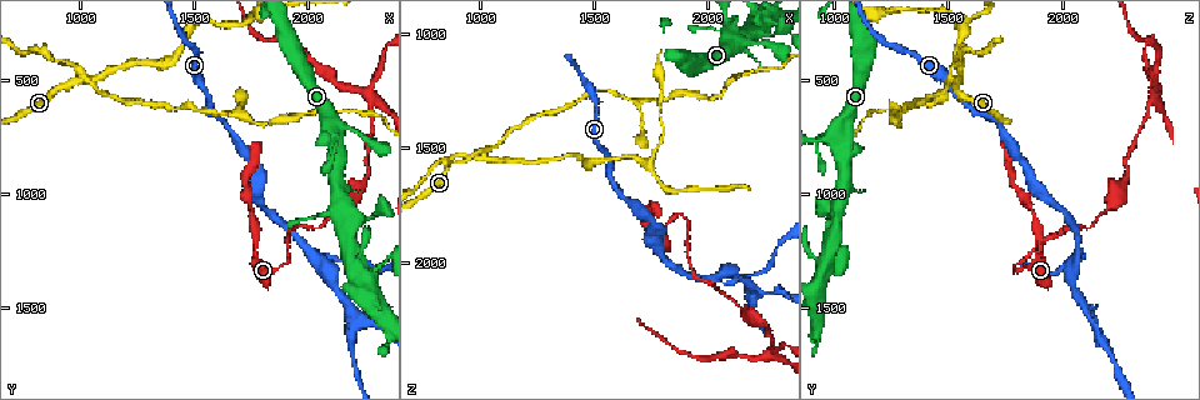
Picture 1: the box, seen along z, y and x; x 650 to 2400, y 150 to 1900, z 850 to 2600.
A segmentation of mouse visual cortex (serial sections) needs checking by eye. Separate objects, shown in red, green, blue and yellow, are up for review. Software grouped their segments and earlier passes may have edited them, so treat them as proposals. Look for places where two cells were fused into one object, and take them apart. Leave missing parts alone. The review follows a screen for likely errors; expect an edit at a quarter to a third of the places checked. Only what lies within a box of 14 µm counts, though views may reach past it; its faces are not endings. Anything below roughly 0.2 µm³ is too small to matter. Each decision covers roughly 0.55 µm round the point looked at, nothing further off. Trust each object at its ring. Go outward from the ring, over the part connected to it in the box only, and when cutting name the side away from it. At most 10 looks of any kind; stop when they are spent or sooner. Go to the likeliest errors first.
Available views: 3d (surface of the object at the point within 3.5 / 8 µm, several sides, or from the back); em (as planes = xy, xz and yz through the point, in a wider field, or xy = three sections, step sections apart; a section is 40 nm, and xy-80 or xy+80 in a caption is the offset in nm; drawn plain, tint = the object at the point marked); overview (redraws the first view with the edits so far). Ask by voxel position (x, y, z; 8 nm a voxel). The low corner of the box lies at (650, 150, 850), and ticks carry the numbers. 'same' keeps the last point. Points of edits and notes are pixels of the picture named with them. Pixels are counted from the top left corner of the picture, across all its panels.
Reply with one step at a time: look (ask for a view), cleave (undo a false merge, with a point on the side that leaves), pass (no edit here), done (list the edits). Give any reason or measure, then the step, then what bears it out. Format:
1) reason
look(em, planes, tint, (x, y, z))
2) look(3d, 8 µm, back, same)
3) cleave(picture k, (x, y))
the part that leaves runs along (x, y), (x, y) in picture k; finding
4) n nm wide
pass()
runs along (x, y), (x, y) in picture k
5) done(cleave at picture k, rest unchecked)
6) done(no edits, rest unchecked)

abrupt turn
look(3d, 3.5 µm, (1020, 500, 1530))

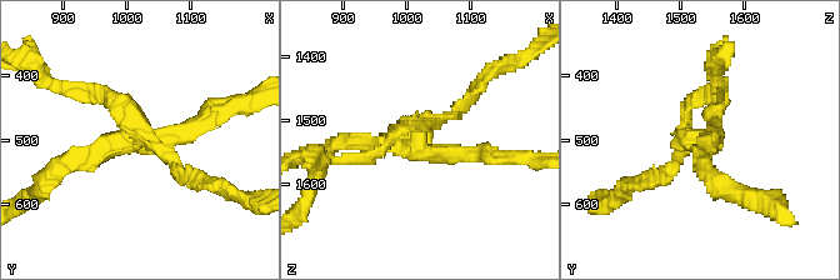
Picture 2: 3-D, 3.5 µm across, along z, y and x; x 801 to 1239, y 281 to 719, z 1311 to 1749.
4 arms; arms of 150, 150, 200, 200 nm
look(em, planes, tint, (1010, 510, 1545))

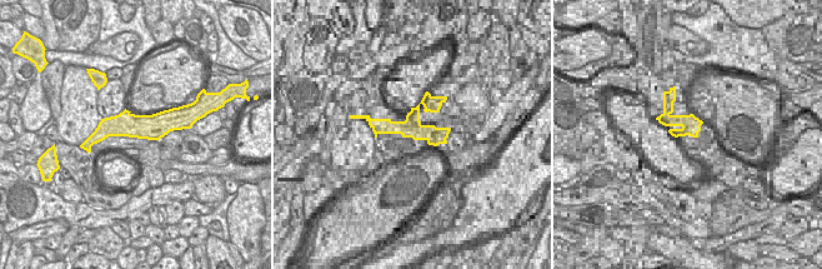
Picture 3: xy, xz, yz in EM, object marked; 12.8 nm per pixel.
cleave(picture 2, (176, 173))
the part that leaves runs along (146, 140), (185, 179), (231, 194) in picture 2; two cells meet here

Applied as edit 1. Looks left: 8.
three-way junction
look(3d, 3.5 µm, (2010, 1260, 2060))

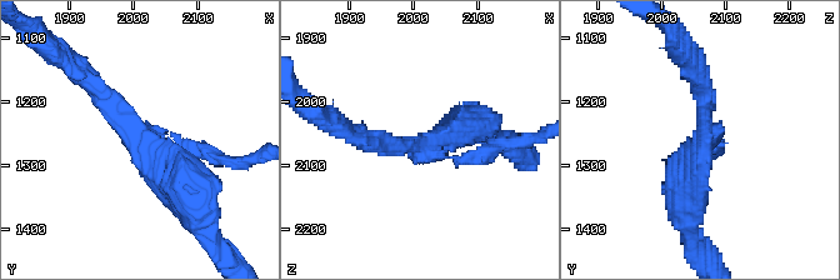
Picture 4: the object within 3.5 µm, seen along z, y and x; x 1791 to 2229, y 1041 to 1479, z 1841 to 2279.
3 arms; arms of 150, 250, 450 nm; need the tissue
look(em, planes, plain, (2025, 1255, 2065))

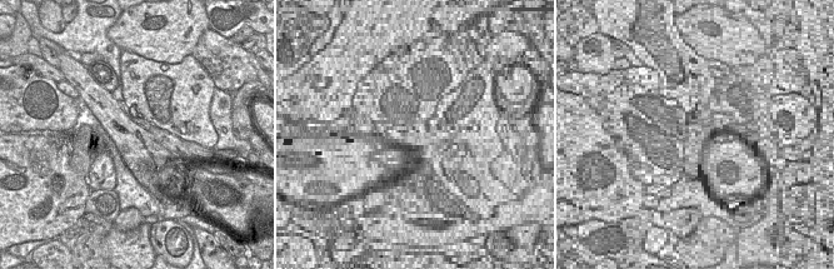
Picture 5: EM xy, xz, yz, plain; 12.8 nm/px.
look(em, planes, tint, same)

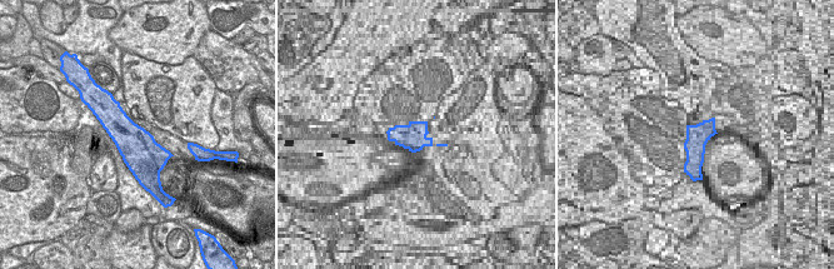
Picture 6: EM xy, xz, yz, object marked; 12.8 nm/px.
cleave(picture 4, (205, 153))
the part that leaves runs along (434, 150), (461, 160), (541, 135) in picture 4; two cells meet here

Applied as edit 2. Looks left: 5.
arms part here
look(3d, 3.5 µm, (2190, 1500, 2110))

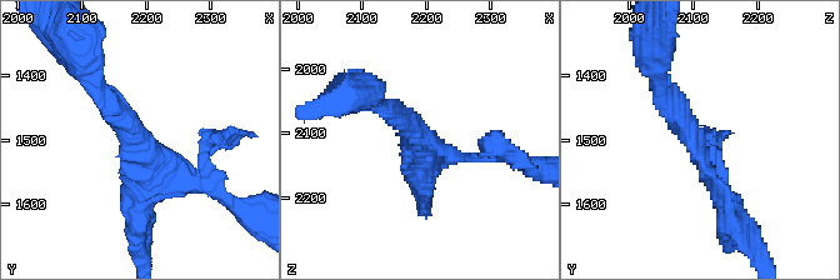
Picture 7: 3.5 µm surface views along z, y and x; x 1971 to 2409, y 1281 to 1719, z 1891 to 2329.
look(em, xy, step 5, tint, (2180, 1495, 2100))

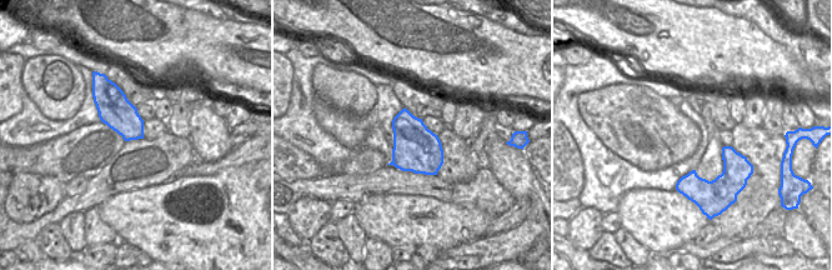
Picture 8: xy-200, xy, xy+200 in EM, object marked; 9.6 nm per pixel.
pass()
runs along (656, 76), (695, 138), (726, 214) in picture 7; continuous, no second cell

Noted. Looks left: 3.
calibre changes
look(3d, 3.5 µm, (1890, 1330, 1780))

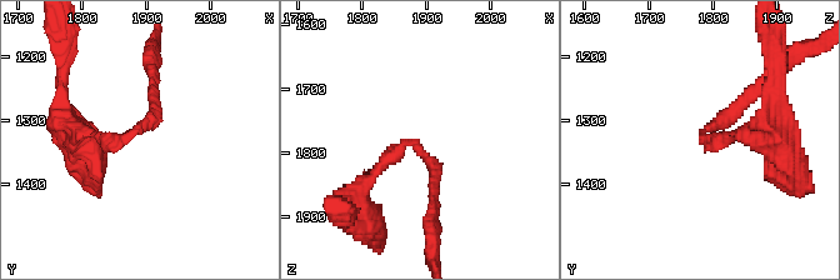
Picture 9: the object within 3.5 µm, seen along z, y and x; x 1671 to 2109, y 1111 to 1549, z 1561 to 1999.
arms of 200, 200 nm
look(em, planes, tint, (1880, 1320, 1790))

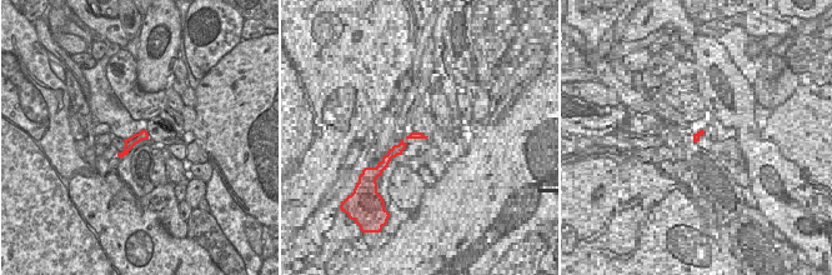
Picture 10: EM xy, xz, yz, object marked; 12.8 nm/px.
pass()
runs along (144, 133), (125, 151) in picture 10; continuous, no second cell

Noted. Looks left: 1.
done(cleave at picture 2, cleave at picture 4, rest unchecked)

